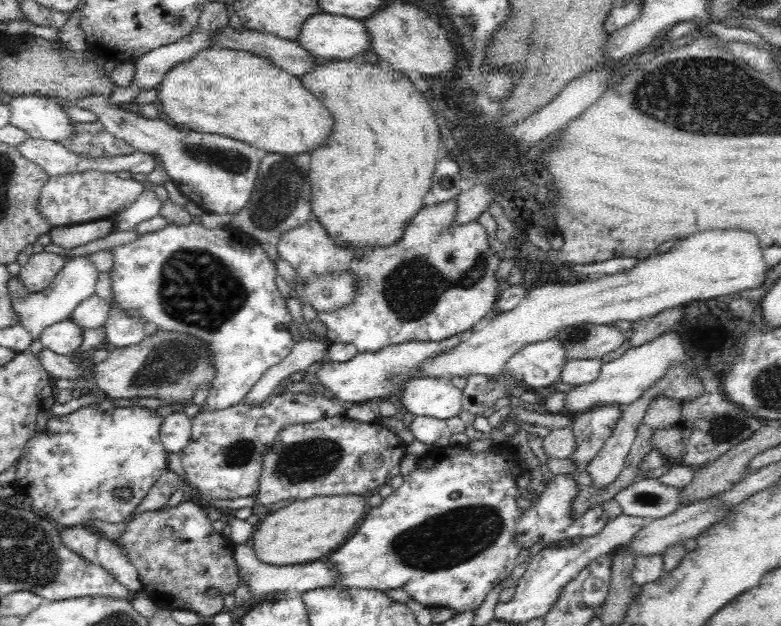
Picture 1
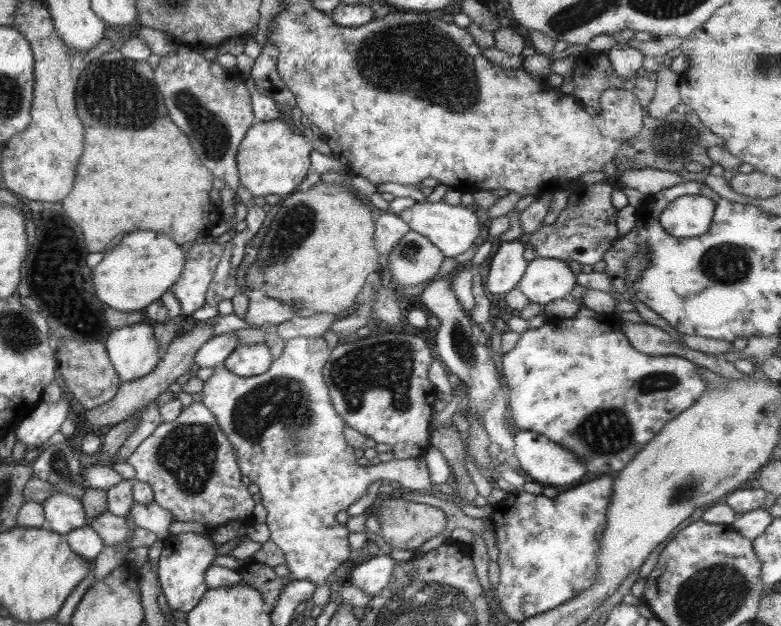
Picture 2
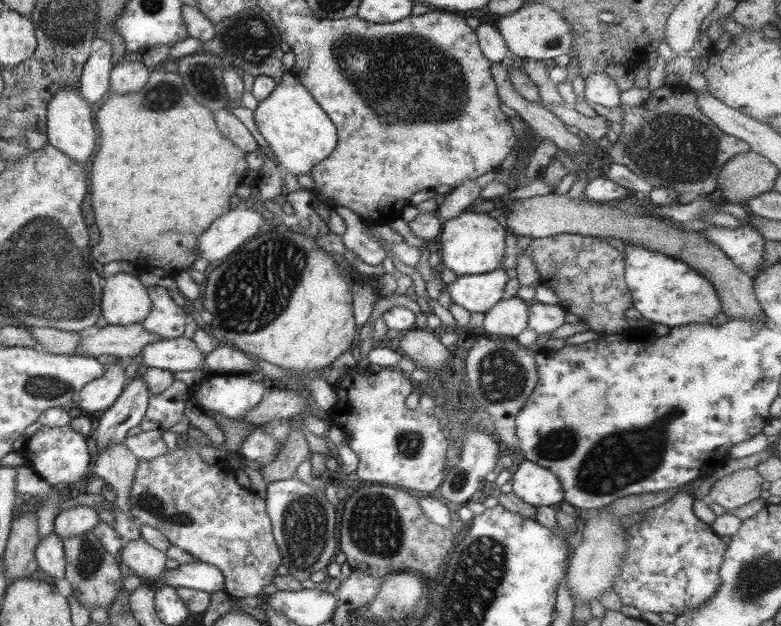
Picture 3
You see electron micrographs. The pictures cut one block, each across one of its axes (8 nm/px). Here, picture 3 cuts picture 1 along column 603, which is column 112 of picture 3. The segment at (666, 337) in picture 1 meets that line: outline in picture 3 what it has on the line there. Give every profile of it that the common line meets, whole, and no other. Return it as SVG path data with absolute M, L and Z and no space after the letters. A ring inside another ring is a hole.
M103 362L103 374L81 388L75 399L75 405L89 412L93 417L107 410L117 397L122 394L127 379L125 370L116 363Z

